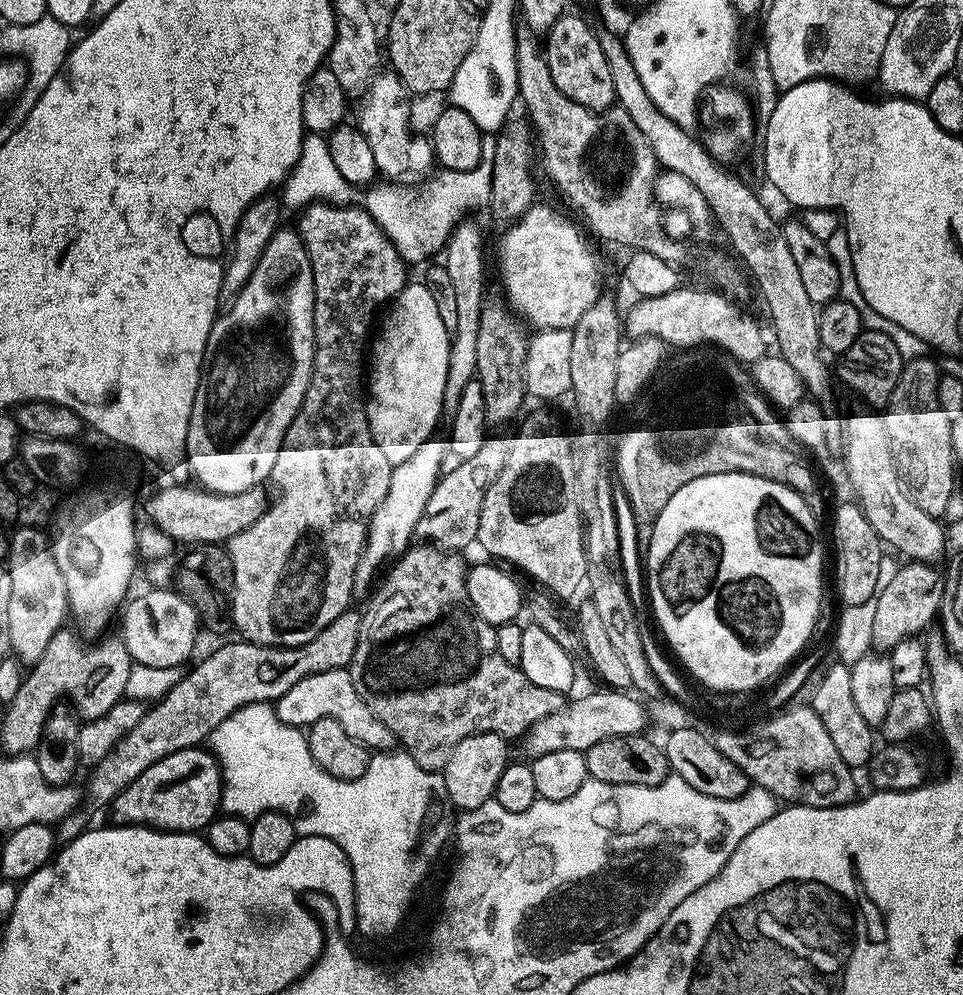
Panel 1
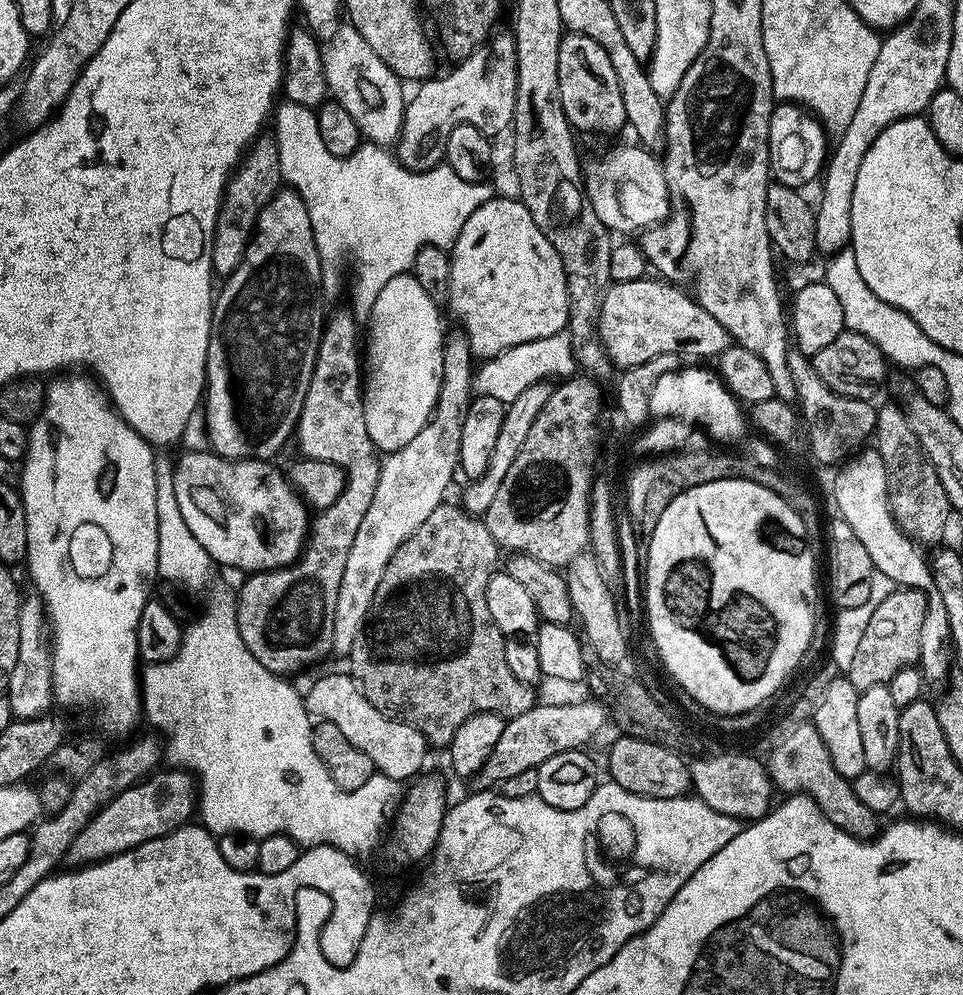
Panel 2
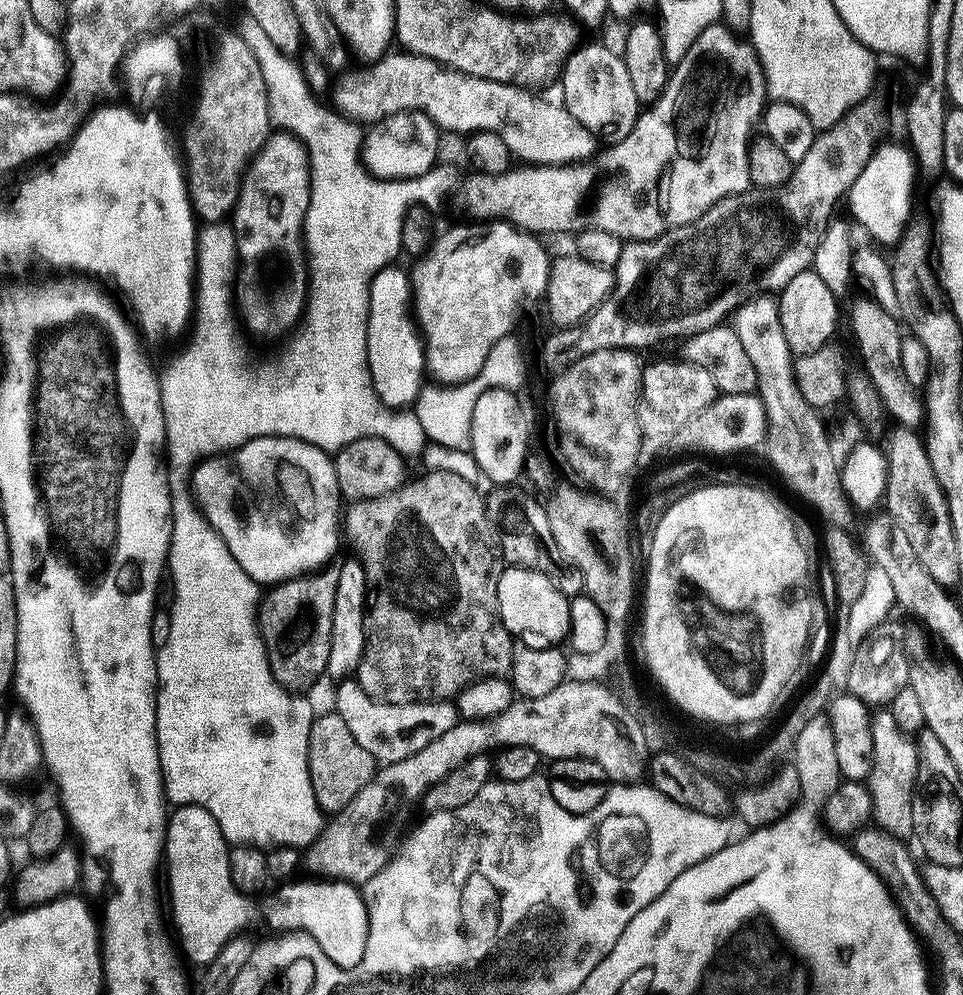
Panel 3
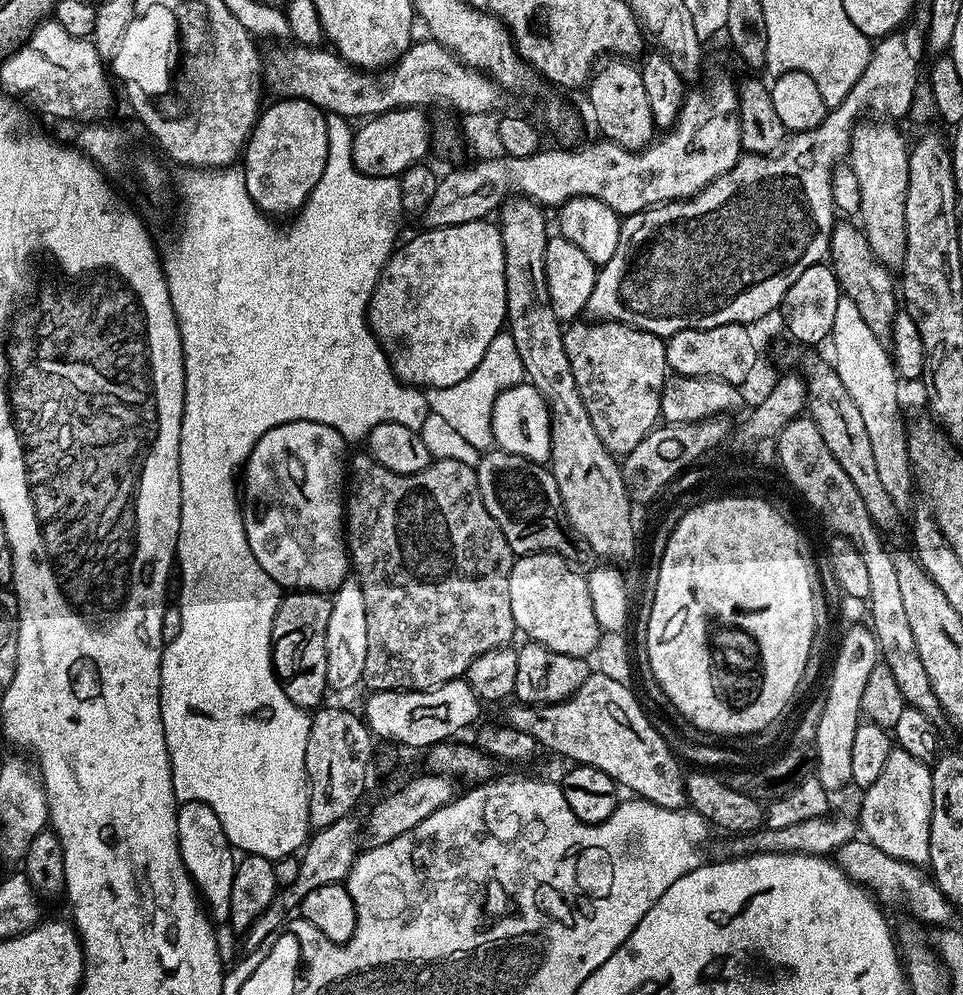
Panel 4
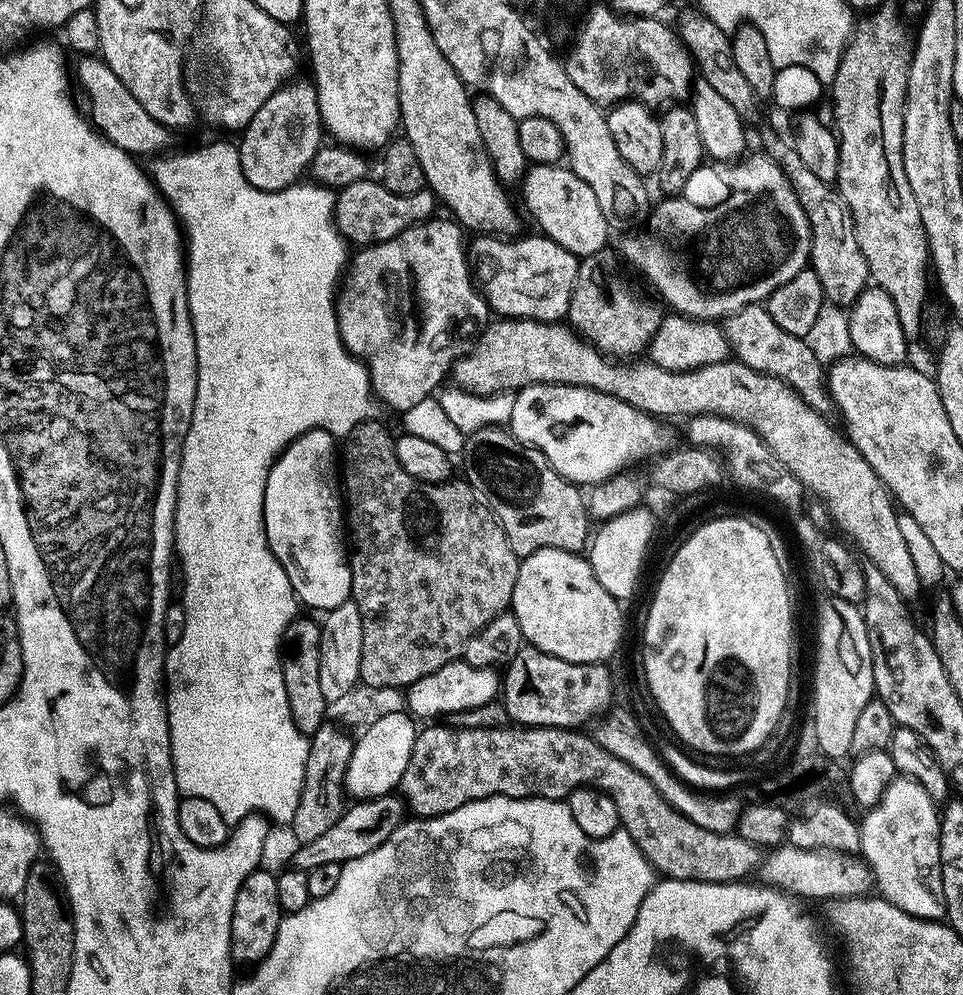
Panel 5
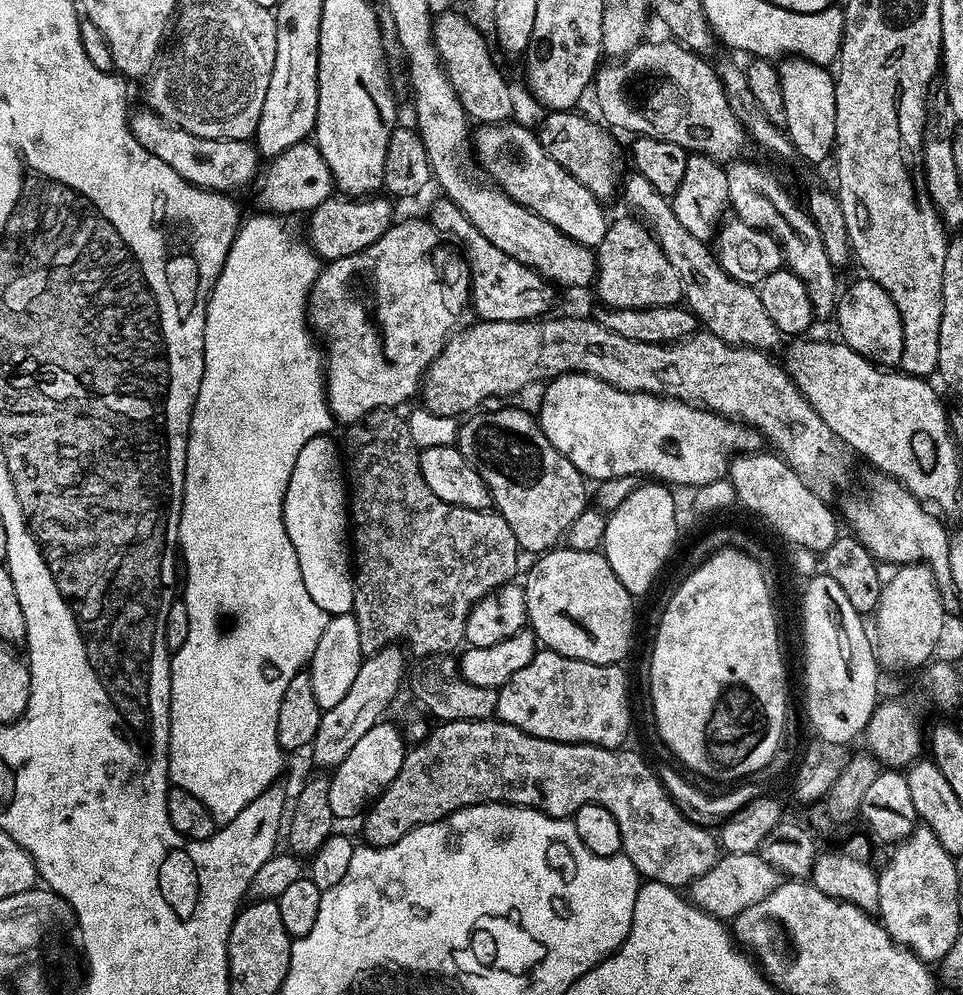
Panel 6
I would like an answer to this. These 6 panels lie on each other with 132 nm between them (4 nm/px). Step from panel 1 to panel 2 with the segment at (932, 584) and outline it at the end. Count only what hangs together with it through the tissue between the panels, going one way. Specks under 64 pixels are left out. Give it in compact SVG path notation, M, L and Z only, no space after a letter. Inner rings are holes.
M896 586L878 606L872 608L869 621L862 628L862 638L855 651L854 662L846 671L848 681L856 687L857 692L865 692L870 686L878 684L888 685L898 670L917 663L926 604L927 598L923 591Z

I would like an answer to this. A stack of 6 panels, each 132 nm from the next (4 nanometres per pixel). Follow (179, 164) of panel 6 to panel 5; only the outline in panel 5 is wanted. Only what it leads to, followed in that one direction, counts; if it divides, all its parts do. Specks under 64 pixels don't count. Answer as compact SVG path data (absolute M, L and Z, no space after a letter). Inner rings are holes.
M85 56L79 62L81 64L74 68L74 76L75 79L76 76L80 79L81 86L88 94L88 104L92 107L90 120L99 131L120 148L137 155L146 152L160 154L173 147L173 129L148 114L146 107L134 98L134 94L122 84L122 78L118 78L118 74L114 74L114 70L110 70L110 66L103 59Z

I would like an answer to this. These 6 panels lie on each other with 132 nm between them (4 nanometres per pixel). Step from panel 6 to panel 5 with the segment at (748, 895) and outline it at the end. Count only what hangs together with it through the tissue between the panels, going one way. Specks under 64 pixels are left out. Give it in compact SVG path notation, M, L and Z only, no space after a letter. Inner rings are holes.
M787 842L773 847L768 853L758 869L759 879L809 901L831 902L847 896L866 896L873 891L873 871L863 855L839 852L833 848L803 848Z

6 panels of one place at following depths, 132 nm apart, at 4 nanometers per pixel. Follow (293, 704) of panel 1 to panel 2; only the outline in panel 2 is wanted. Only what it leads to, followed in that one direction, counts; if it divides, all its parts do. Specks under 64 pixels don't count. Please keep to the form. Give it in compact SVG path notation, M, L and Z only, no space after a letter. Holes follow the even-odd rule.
M332 672L329 676L320 676L306 692L308 711L320 720L329 720L372 760L373 769L381 776L389 776L391 780L411 781L421 775L420 767L430 753L428 740L413 724L384 715L371 704L360 692L351 675Z

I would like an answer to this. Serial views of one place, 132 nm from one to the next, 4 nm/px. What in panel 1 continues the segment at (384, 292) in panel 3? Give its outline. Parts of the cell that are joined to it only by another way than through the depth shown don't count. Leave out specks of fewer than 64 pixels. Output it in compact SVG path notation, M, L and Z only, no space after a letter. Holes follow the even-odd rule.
M427 283L405 284L388 310L380 337L374 340L376 353L370 356L366 407L372 436L382 446L382 454L395 466L410 458L418 446L433 439L432 431L440 420L440 412L445 411L444 391L452 341L439 314L437 293Z

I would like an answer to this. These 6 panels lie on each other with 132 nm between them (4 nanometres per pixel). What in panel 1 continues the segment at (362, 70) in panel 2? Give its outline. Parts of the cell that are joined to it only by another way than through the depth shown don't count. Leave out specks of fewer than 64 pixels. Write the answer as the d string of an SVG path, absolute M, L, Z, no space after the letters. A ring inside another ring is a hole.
M393 72L379 73L368 85L364 98L356 125L373 151L377 171L392 180L406 173L429 173L436 164L435 152L429 137L410 134L410 96L400 77Z

